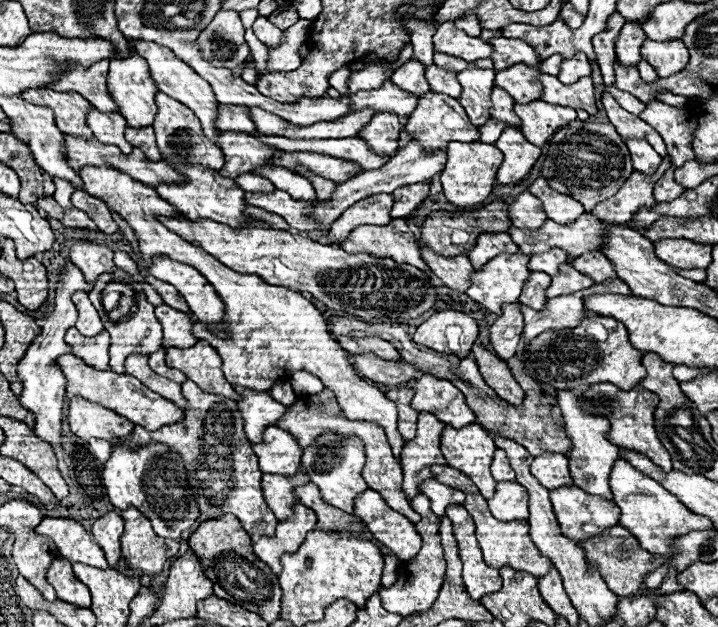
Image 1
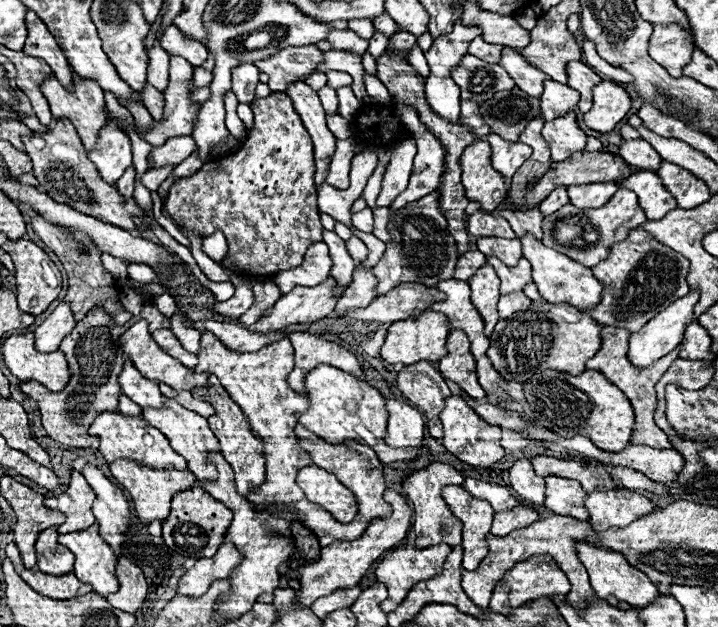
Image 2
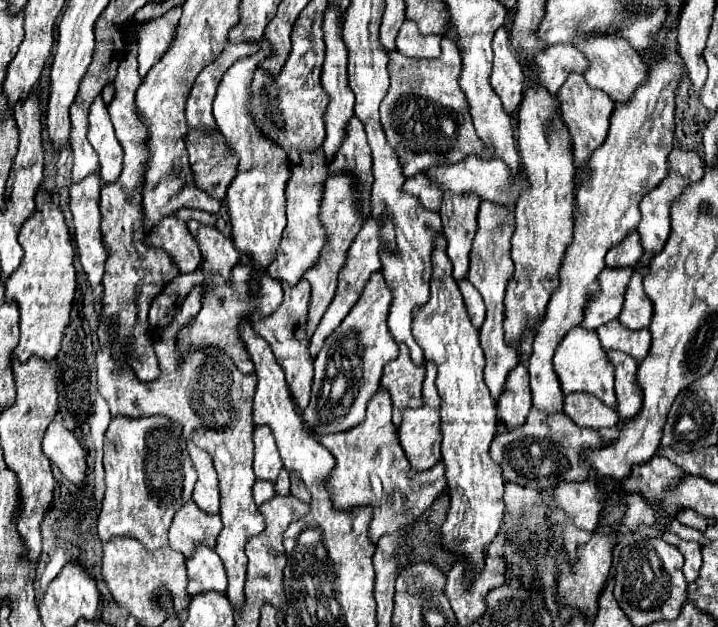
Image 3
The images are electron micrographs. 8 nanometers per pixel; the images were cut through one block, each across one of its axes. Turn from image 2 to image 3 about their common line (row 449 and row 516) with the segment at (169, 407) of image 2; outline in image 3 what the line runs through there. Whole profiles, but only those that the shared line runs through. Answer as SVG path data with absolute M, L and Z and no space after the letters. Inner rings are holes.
M184 502L172 518L168 540L174 550L190 558L198 542L214 548L220 530L222 530L222 522L218 514L208 514L200 510L194 502Z

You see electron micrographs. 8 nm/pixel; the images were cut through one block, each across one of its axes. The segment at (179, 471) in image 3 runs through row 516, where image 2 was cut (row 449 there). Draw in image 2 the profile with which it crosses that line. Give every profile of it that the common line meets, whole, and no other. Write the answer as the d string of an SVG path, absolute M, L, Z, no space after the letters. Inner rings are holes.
M104 412L90 424L88 432L100 438L98 450L104 454L106 462L114 462L118 458L130 458L158 470L166 470L166 468L186 470L188 468L186 460L170 448L170 442L166 440L166 436L154 426L150 426L142 416L124 416L120 412Z

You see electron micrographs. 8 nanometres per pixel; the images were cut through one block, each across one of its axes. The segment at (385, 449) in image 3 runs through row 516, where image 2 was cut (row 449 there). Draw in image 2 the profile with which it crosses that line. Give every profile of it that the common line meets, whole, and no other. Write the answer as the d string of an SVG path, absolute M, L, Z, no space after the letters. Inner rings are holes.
M320 364L306 374L306 392L304 396L310 400L306 412L296 414L298 422L312 430L316 436L330 444L344 444L346 440L358 440L361 444L370 446L379 460L384 464L396 460L412 460L418 456L418 450L398 450L384 444L382 436L386 432L386 398L368 382L350 376L334 366ZM360 436L364 436L364 439Z

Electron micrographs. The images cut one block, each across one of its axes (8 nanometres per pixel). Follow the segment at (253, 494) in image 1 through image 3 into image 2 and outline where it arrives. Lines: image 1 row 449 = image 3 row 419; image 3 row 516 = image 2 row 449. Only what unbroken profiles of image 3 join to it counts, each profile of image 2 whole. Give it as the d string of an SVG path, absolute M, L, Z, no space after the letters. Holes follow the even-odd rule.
M212 374L208 378L206 386L194 388L192 394L194 394L194 398L202 398L216 408L216 414L208 418L208 424L210 424L212 432L216 434L216 438L220 440L220 448L222 448L226 462L232 466L232 470L236 474L238 494L244 496L248 490L252 490L252 486L260 486L264 482L264 442L250 430L250 422L248 422L246 414L242 414L242 408L228 396L228 392L218 382L218 378L214 378Z

